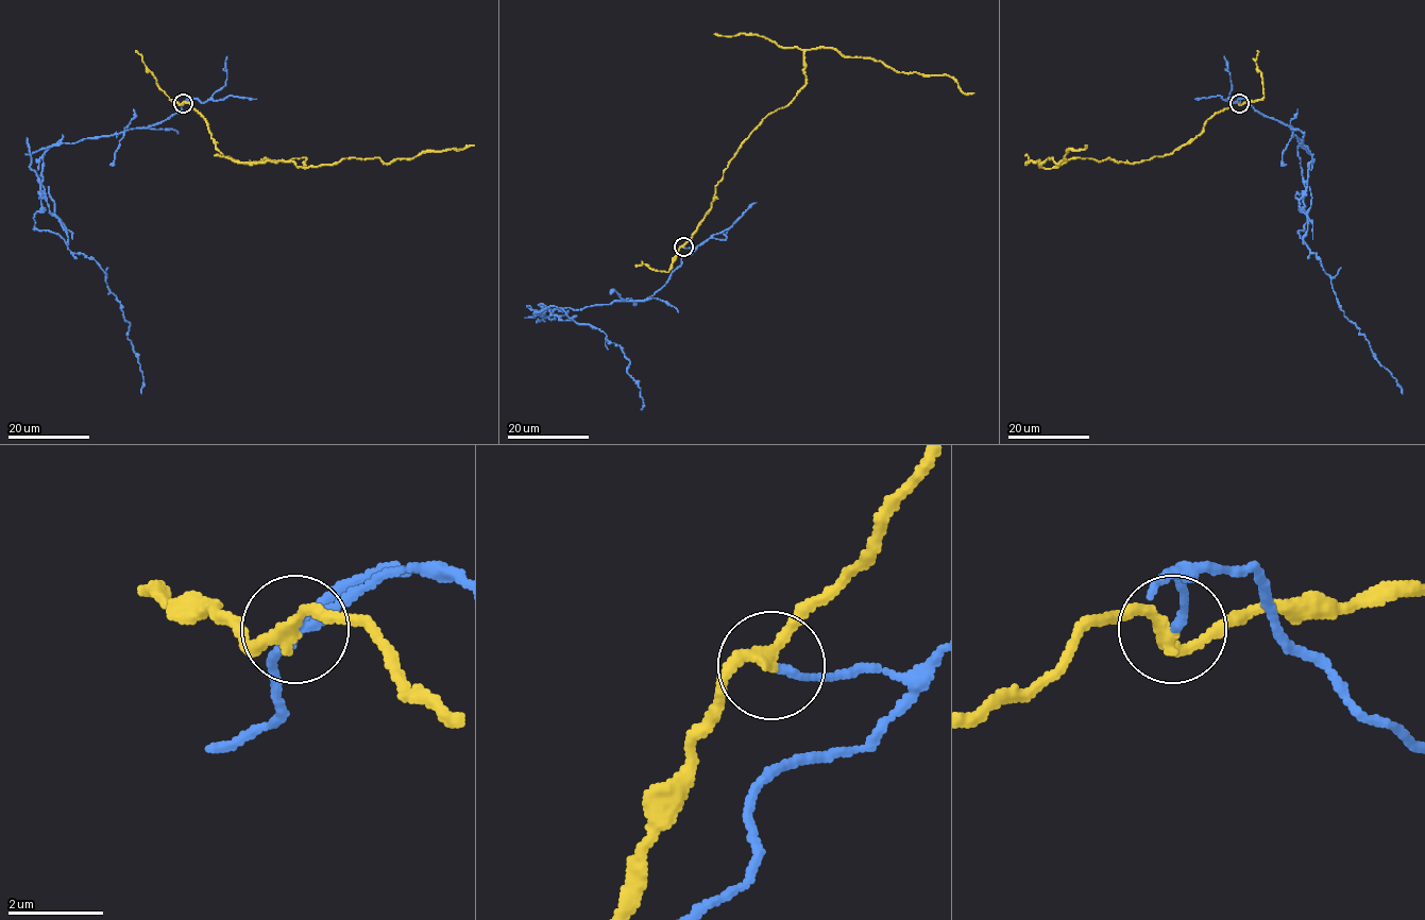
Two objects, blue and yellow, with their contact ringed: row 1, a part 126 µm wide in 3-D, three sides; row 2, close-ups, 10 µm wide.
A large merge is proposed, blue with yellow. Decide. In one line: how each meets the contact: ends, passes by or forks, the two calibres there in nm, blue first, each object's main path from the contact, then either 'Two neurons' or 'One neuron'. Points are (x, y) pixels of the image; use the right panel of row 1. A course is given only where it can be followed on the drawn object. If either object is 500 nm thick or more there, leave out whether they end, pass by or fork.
At the ring blue ends. At the ring yellow passes by. Thickness 160 nm (blue) against 240 nm. Course of blue: (1239, 103), (1247, 98), (1255, 111), (1292, 129), (1311, 155), (1300, 201), (1307, 215), (1303, 242), (1402, 393). Course of yellow: (1239, 103), (1215, 113), (1168, 155), (1039, 165), (1048, 157), (1058, 163), (1085, 145). Two neurons

